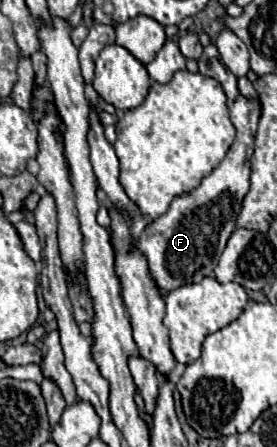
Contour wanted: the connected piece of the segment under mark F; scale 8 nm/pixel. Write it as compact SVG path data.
M238 96L234 102L230 102L230 120L236 126L236 140L230 146L226 158L212 170L210 176L206 176L202 180L202 184L198 188L194 188L192 192L186 192L184 196L176 196L176 200L172 200L172 204L170 204L170 210L166 214L162 214L160 218L152 220L140 234L138 250L148 258L150 272L152 272L160 290L170 292L178 286L200 282L206 276L214 276L214 266L216 266L230 234L236 230L236 218L238 218L242 200L250 188L250 156L254 150L254 134L258 128L258 118L260 118L260 104L256 100Z

